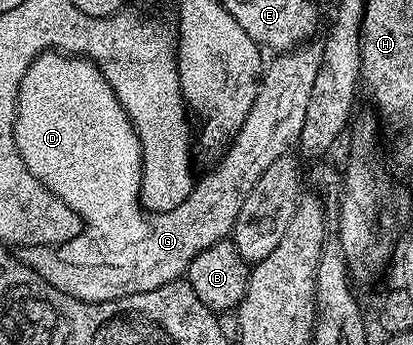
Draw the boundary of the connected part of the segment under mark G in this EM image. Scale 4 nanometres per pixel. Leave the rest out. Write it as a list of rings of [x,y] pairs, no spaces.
[[[306,43],[296,49],[282,52],[273,62],[264,66],[257,91],[257,98],[243,123],[243,127],[233,137],[224,150],[221,162],[194,184],[191,195],[175,207],[175,211],[153,213],[146,216],[142,229],[136,233],[123,235],[115,227],[110,228],[107,236],[103,233],[82,231],[75,239],[62,245],[26,245],[16,250],[24,265],[31,267],[35,275],[42,277],[55,291],[63,291],[63,295],[71,295],[71,299],[79,299],[87,303],[107,303],[115,299],[123,299],[127,295],[139,295],[147,291],[155,291],[155,287],[163,287],[172,281],[180,281],[188,274],[189,264],[207,247],[226,240],[233,232],[233,224],[239,218],[244,200],[251,194],[260,176],[285,153],[290,152],[300,142],[303,131],[303,119],[307,116],[307,102],[311,99],[311,87],[315,84],[315,74],[319,72],[321,62],[321,45]]]

